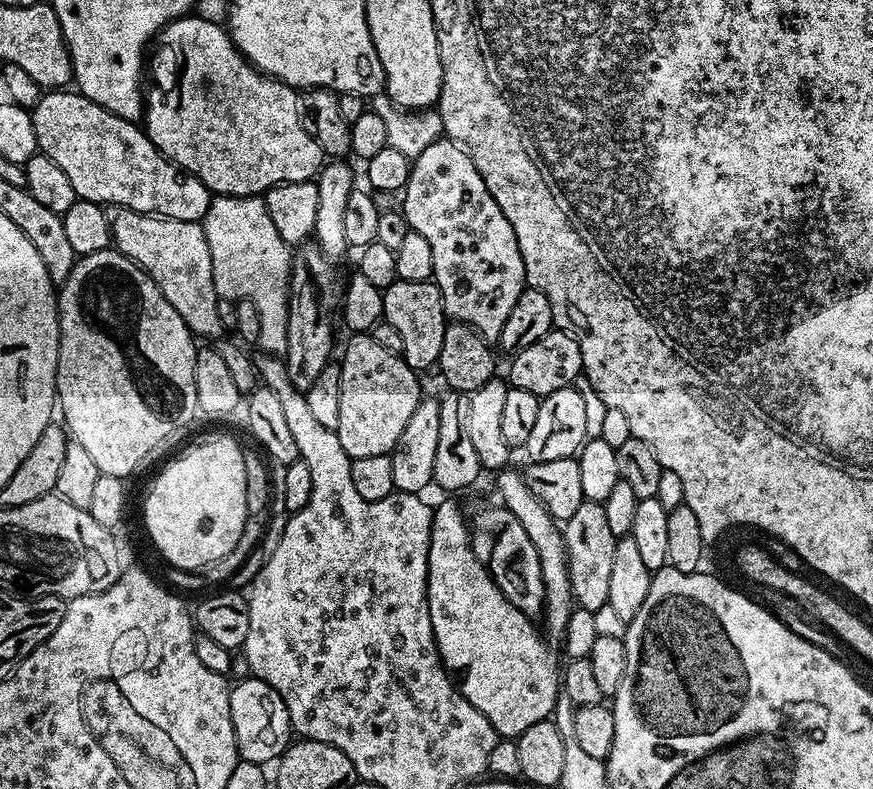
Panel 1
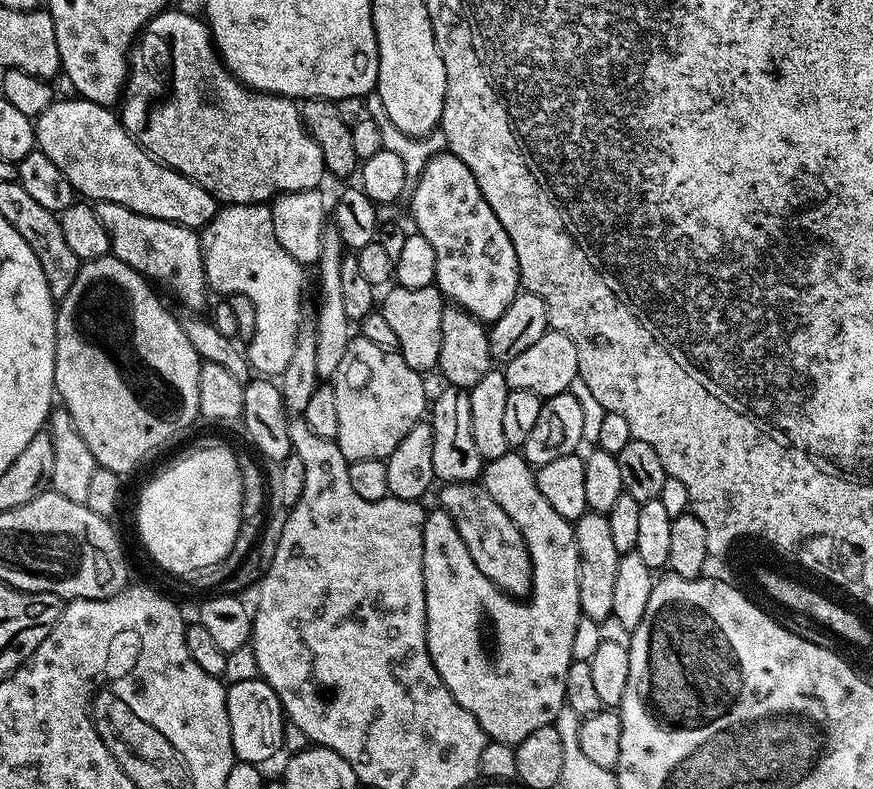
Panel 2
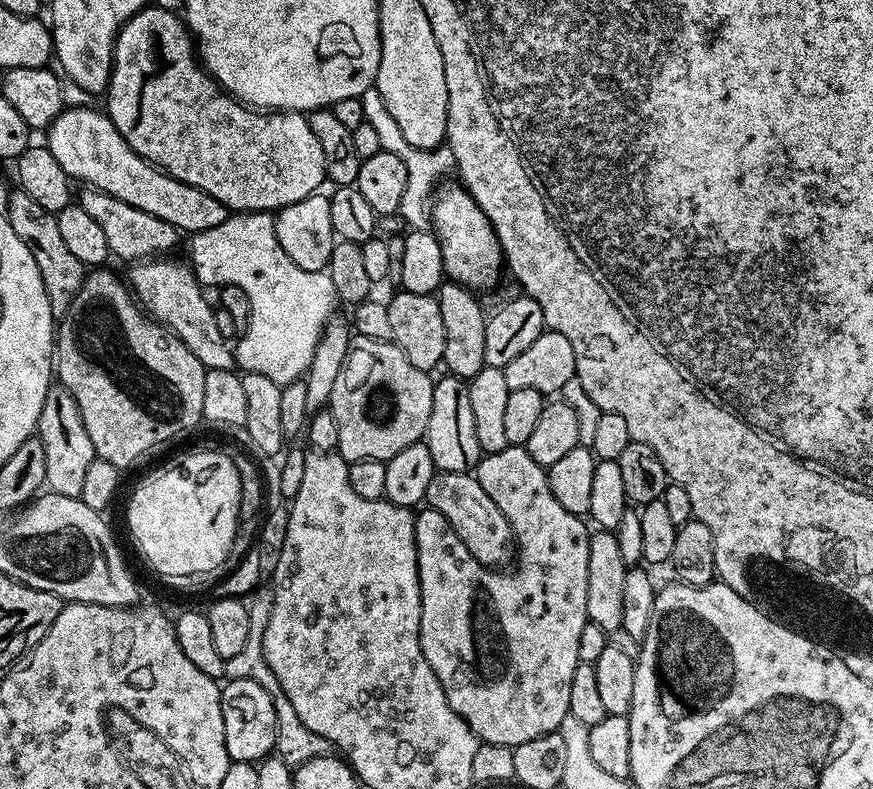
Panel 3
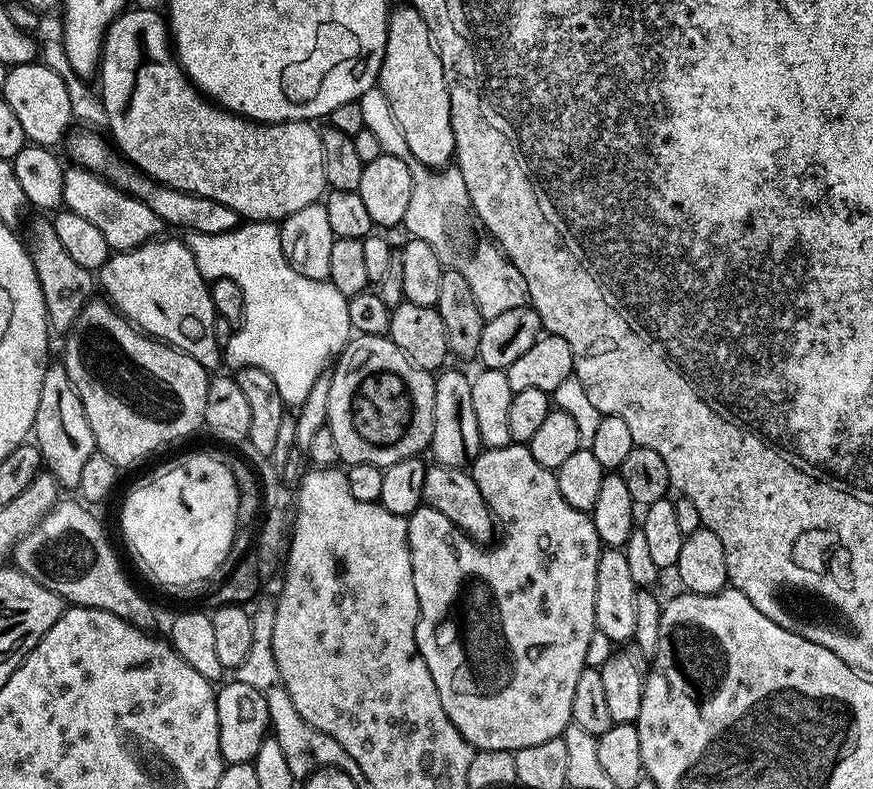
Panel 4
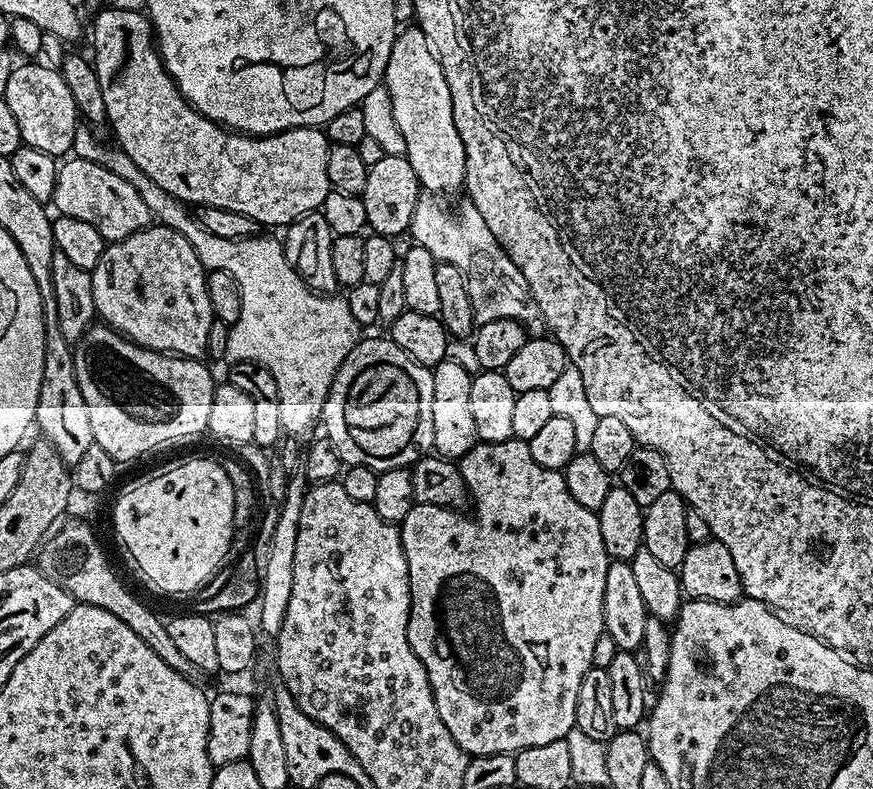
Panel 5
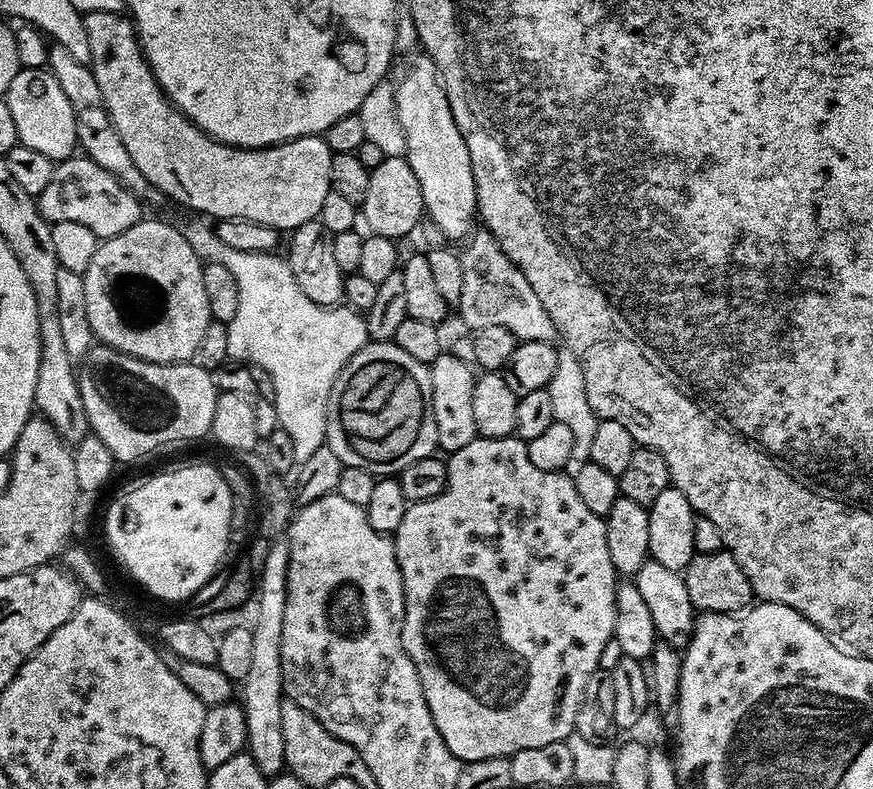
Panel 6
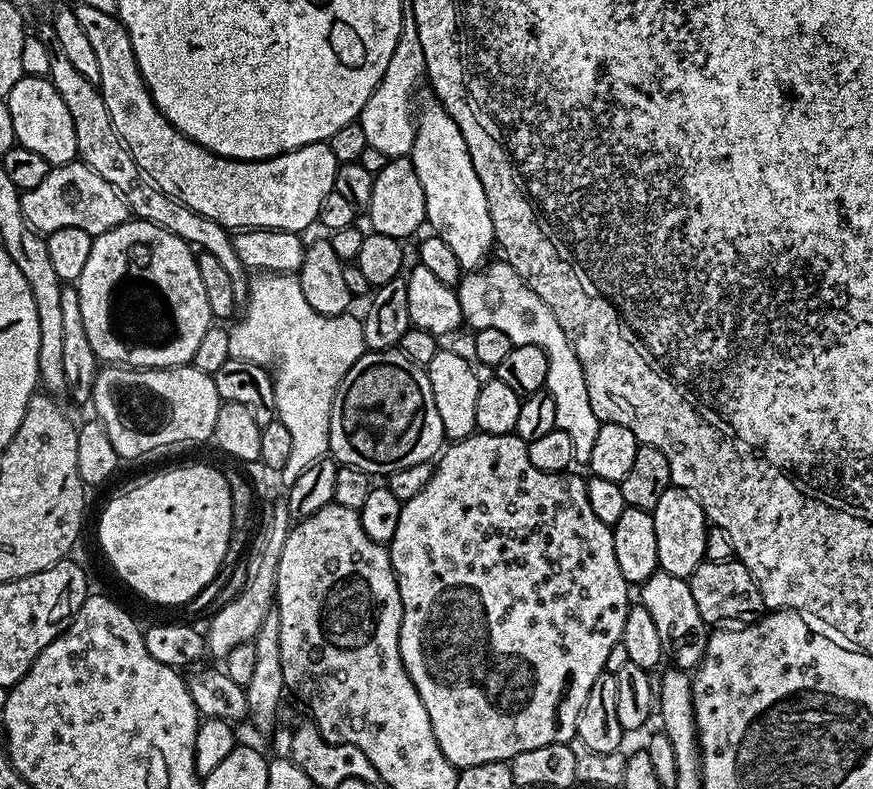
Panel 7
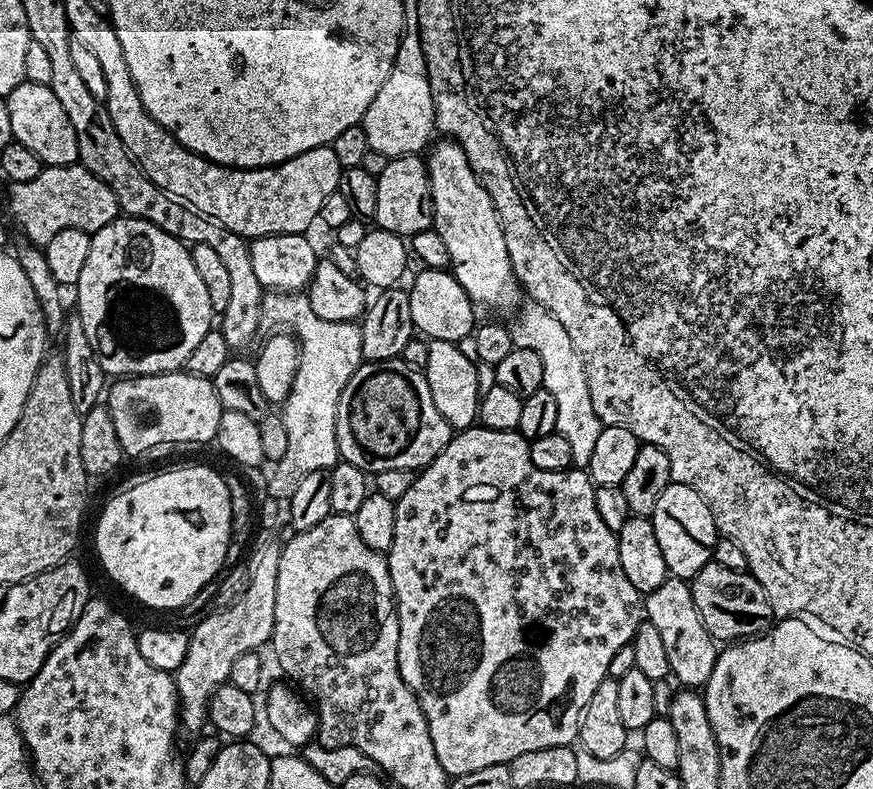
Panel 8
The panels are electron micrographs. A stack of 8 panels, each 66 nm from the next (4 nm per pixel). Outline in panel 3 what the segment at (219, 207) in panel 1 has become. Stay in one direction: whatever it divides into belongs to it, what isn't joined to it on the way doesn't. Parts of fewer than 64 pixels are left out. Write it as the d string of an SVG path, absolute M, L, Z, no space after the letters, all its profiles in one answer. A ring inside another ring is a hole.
M270 212L230 214L226 222L221 222L210 230L191 233L190 240L192 245L188 248L187 259L192 273L202 286L216 290L225 284L233 284L238 286L238 290L246 290L246 298L250 298L250 326L239 333L234 344L236 368L241 373L262 374L265 378L270 378L270 382L281 386L301 379L314 358L322 330L338 308L334 282L328 277L327 271L302 270L302 266L294 266L294 262L290 262L290 254L286 254L278 242L276 217Z

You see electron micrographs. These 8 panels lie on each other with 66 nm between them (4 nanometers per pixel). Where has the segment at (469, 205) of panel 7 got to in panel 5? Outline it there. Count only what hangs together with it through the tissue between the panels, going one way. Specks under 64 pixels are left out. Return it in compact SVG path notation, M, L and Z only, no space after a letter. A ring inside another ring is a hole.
M419 26L397 31L382 84L390 94L394 122L406 142L404 155L408 157L410 166L414 166L421 189L436 196L452 196L461 191L464 188L466 154L462 138L458 138L458 126L454 126L450 86L446 86L446 74L442 74L436 53Z

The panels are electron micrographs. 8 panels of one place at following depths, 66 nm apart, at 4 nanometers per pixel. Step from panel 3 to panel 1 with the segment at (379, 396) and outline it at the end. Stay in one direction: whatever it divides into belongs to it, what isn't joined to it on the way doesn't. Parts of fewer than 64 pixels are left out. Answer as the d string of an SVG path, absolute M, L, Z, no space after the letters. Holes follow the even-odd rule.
M356 334L344 348L344 360L339 361L342 382L342 402L338 426L334 431L342 442L342 450L353 460L370 458L374 454L389 455L395 448L406 422L422 399L417 369L411 368L403 356L382 350L371 335Z

